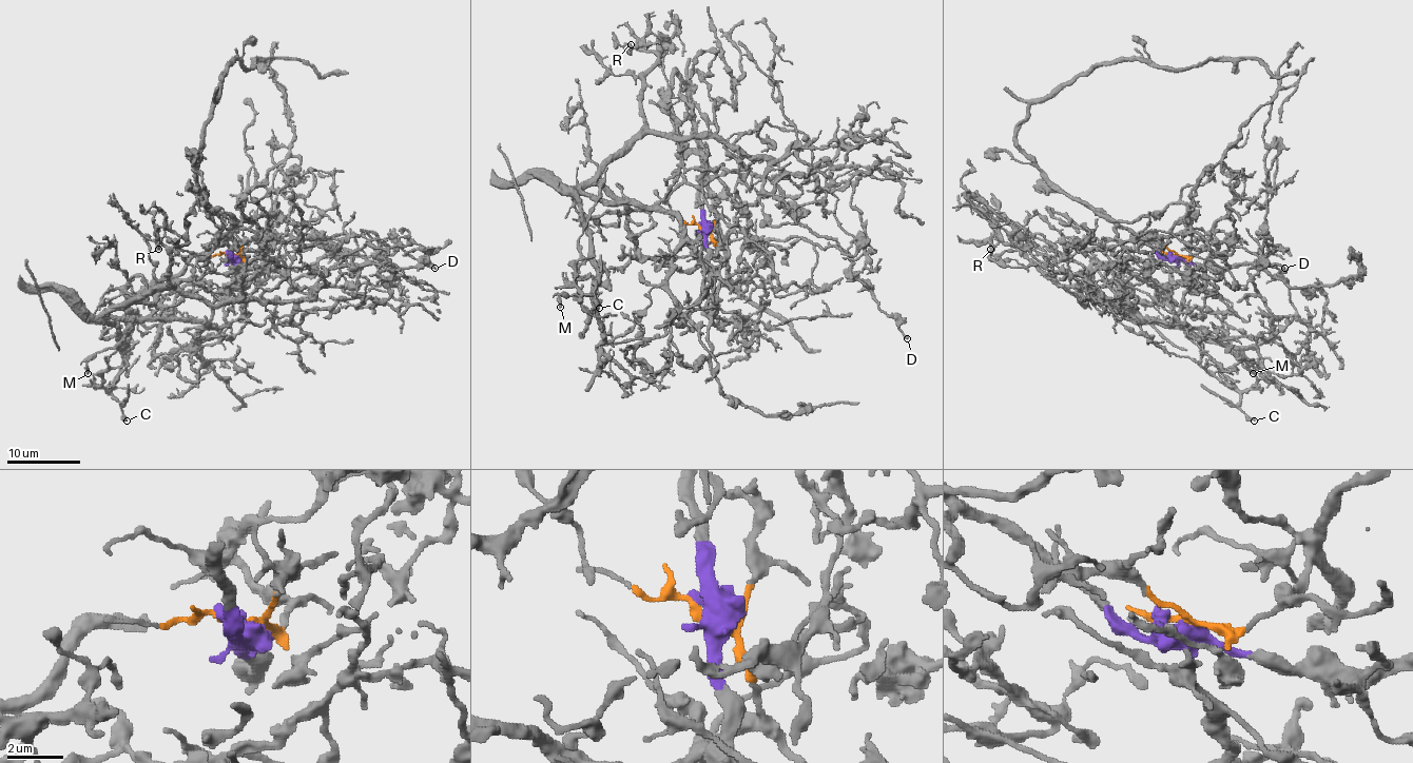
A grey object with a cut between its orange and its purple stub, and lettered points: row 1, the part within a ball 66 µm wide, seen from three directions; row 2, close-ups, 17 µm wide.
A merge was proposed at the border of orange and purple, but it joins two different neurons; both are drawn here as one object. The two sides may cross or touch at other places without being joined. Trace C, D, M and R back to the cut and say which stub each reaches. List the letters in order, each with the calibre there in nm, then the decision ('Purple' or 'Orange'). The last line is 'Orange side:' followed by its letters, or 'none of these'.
C: Thickness 240 nm. Orange
D: Thickness 200 nm. Purple
M: Thickness 240 nm. Orange
R: Thickness 400 nm. Orange
Orange side: C, M, R

